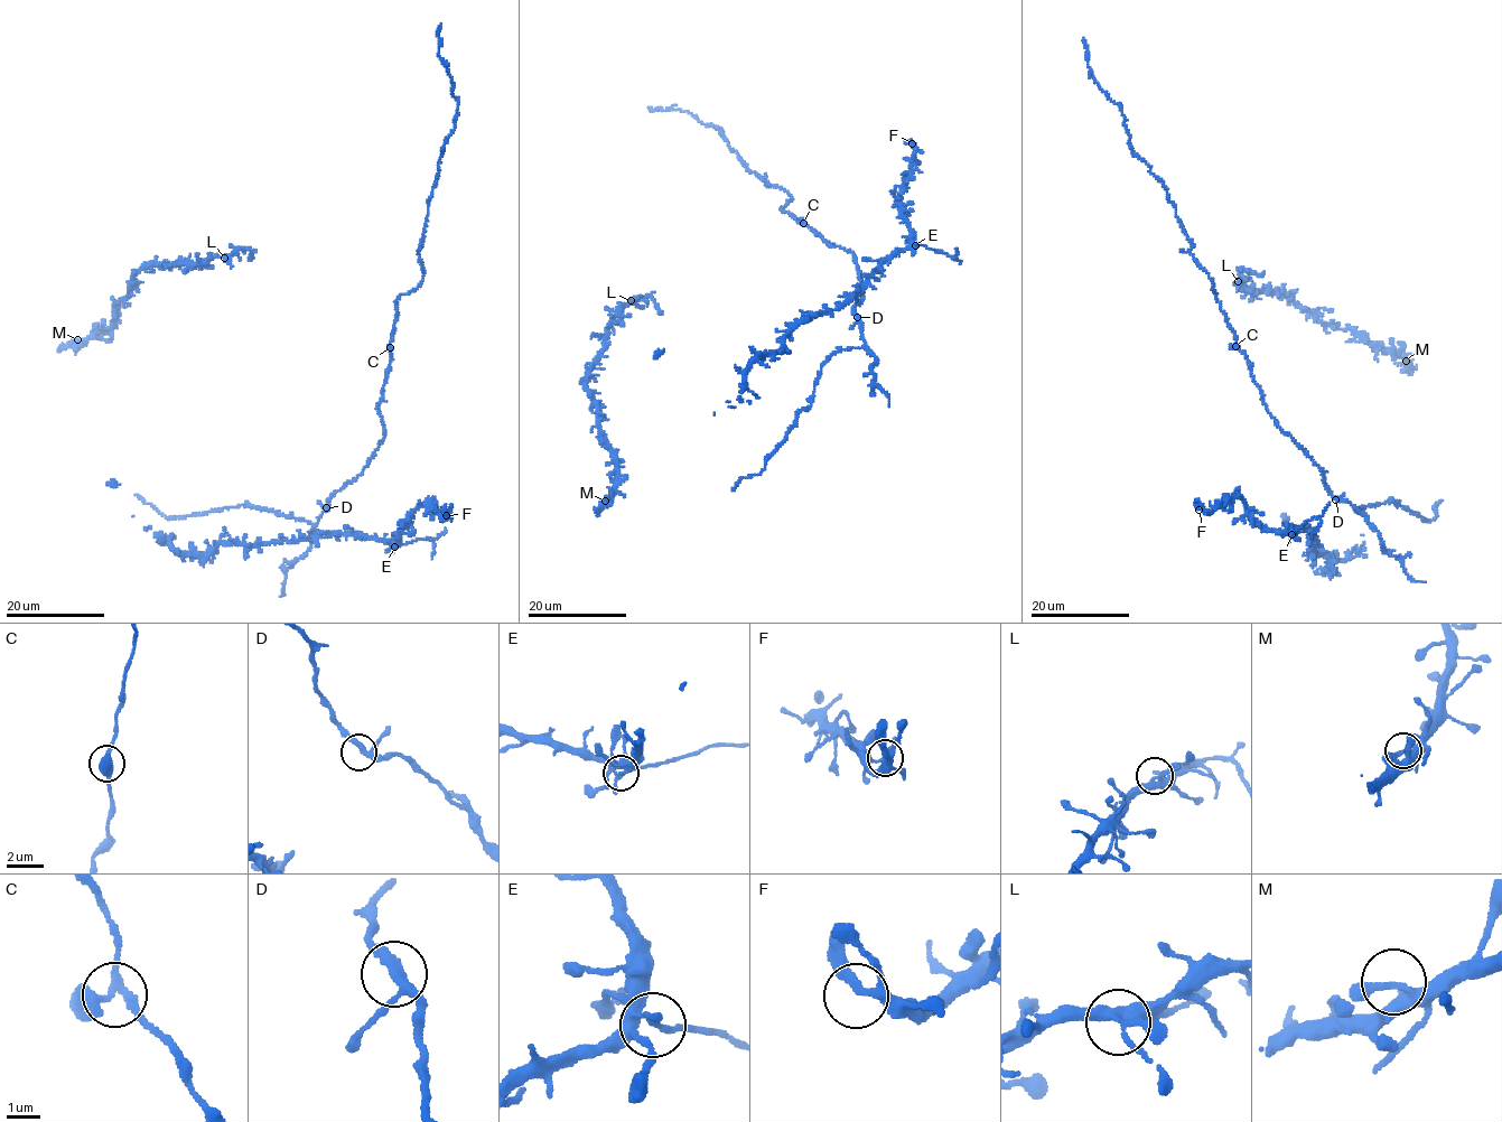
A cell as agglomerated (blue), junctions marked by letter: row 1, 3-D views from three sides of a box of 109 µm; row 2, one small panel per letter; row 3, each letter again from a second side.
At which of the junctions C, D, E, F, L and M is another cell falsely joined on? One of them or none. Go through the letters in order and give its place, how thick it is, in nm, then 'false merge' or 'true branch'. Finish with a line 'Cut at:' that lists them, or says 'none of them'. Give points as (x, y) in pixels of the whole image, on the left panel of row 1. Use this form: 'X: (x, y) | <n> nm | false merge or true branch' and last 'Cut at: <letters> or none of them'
C: (390, 347) | 280 nm | true branch
D: (326, 507) | 280 nm | true branch
E: (394, 547) | 150 nm | false merge
F: (446, 515) | 240 nm | true branch
L: (224, 258) | 320 nm | true branch
M: (77, 339) | 240 nm | true branch
Cut at: E

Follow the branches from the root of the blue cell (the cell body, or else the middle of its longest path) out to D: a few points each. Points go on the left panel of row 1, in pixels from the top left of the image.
D: (391, 346), (390, 370), (378, 405), (383, 427), (382, 440), (363, 471), (334, 494), (326, 507)

